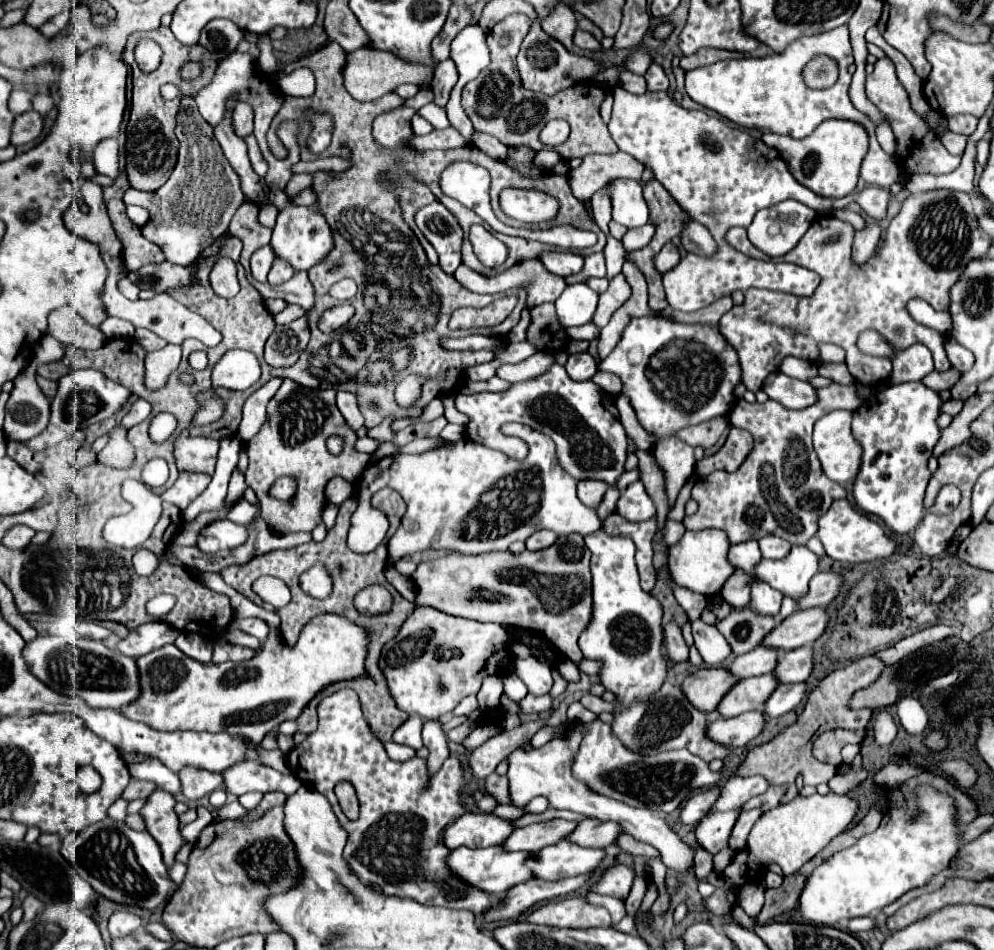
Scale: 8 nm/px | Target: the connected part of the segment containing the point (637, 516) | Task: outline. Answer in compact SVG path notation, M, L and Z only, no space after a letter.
M637 480L633 484L627 486L627 490L621 492L619 500L617 500L617 510L619 516L639 522L639 520L649 520L655 516L655 506L651 502L651 498L647 496L643 484Z

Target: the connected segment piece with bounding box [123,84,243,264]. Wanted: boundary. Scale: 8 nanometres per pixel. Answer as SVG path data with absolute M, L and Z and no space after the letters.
M165 84L163 96L181 100L181 110L177 116L177 138L181 142L177 166L163 188L155 192L139 192L129 188L123 194L123 202L141 204L149 210L151 218L141 232L165 252L169 262L189 264L201 250L213 244L223 230L229 228L229 220L243 204L243 192L239 176L223 156L223 150L213 136L213 128L201 118L195 100L183 96L175 84Z

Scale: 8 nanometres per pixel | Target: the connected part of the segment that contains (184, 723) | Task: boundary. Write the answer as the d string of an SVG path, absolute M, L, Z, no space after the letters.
M232 587L225 595L229 597L235 614L265 620L270 629L265 646L247 662L203 664L185 656L173 644L137 658L141 694L123 708L123 714L129 720L167 732L203 730L213 734L243 734L259 744L269 728L277 728L281 722L297 718L321 688L365 672L367 632L347 622L343 616L323 614L311 620L303 628L295 648L289 648L279 634L280 618L276 612L254 605Z

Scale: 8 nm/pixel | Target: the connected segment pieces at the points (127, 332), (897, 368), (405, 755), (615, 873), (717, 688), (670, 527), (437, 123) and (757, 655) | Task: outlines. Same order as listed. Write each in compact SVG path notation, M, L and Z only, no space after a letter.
M105 318L101 324L99 324L101 332L109 338L127 338L127 336L133 336L135 328L131 324L127 324L127 320L119 320L119 318Z
M915 344L915 348L907 348L903 352L893 354L893 372L889 382L901 384L901 382L913 382L925 378L925 374L933 372L933 358L923 344Z
M385 742L383 746L385 746L387 754L389 754L393 760L399 760L399 762L405 762L405 760L409 760L409 758L415 756L415 750L408 746L399 746L399 744L395 744L395 742Z
M615 864L615 866L603 870L601 878L591 886L591 890L597 894L609 894L619 900L625 900L631 892L635 876L637 876L637 872L633 868L627 868L625 864Z
M703 668L689 674L683 680L681 690L697 710L713 712L735 682L737 680L725 668Z
M667 518L665 528L663 528L663 542L671 548L671 546L675 546L683 538L683 534L685 534L683 522L675 522L675 520Z
M425 104L423 108L417 110L417 114L421 118L425 118L427 122L431 122L435 128L447 128L449 126L449 120L447 120L447 114L445 114L445 108L439 108L437 104Z
M757 646L755 650L737 656L727 670L743 680L743 678L751 678L751 676L761 676L761 674L769 674L771 668L775 668L775 656L777 650L775 648L765 648L765 646Z

